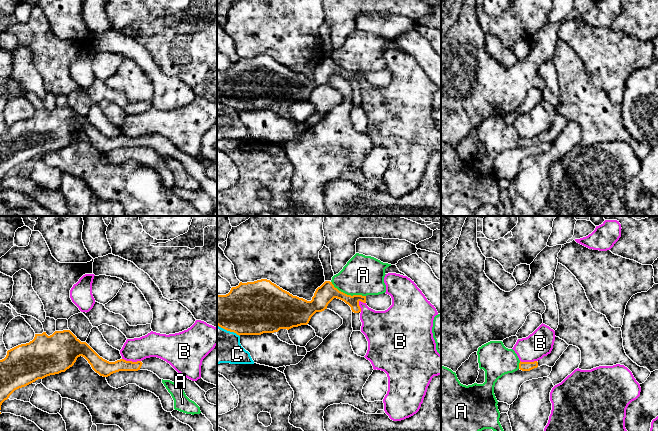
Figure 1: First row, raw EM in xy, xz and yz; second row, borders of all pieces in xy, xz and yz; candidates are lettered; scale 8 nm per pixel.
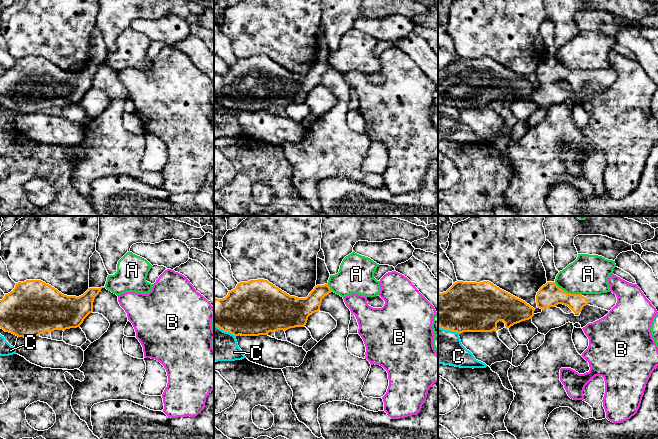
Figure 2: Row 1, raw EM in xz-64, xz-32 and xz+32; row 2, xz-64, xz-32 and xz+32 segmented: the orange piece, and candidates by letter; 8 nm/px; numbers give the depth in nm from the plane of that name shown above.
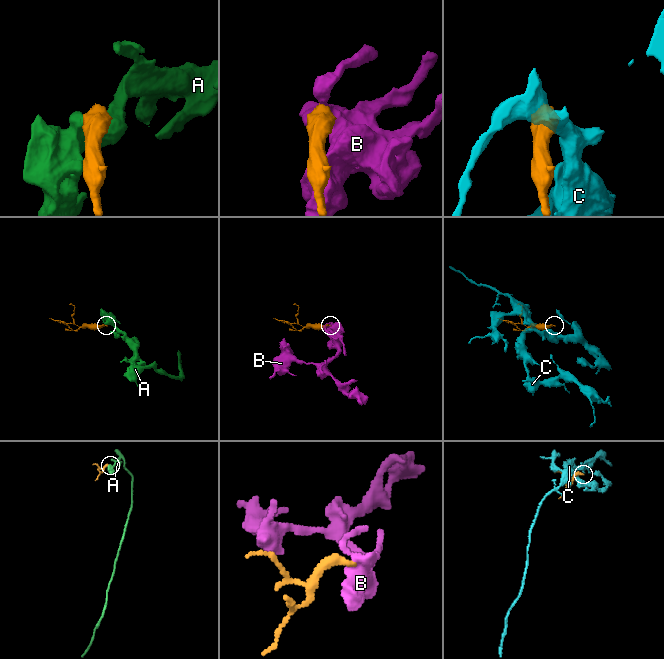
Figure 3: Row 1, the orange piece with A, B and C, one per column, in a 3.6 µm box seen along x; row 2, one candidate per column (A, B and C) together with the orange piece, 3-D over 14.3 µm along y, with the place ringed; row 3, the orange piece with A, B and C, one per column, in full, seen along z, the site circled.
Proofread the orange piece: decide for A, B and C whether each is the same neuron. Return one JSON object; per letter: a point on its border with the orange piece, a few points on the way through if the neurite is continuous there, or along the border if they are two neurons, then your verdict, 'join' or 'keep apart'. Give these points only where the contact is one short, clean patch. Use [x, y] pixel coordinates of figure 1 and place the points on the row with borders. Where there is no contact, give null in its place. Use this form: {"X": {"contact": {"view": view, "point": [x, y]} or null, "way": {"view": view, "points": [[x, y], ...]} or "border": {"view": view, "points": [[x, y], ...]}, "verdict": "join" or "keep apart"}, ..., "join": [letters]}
{"A": {"contact": {"view": "xz", "point": [346, 294]}, "border": {"view": "xz", "points": [[331, 281], [335, 287], [347, 294], [365, 296]]}, "verdict": "keep apart"}, "B": {"contact": {"view": "xy", "point": [131, 361]}, "border": {"view": "xy", "points": [[122, 358], [128, 361], [140, 361]]}, "verdict": "keep apart"}, "C": {"contact": {"view": "xz", "point": [228, 330]}, "verdict": "keep apart"}, "join": []}

